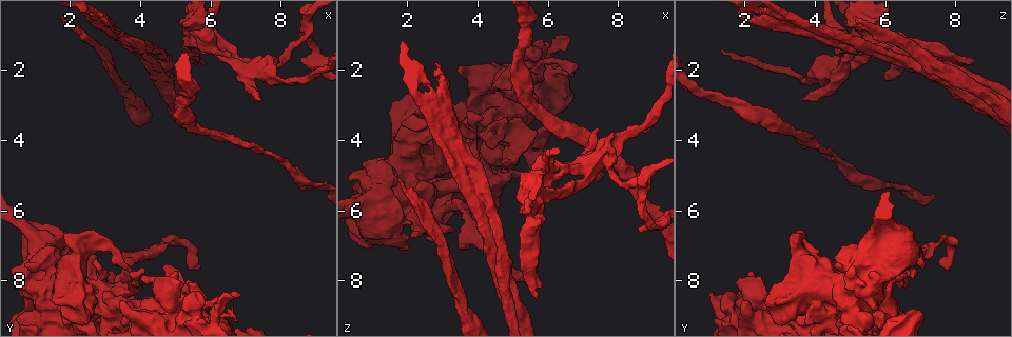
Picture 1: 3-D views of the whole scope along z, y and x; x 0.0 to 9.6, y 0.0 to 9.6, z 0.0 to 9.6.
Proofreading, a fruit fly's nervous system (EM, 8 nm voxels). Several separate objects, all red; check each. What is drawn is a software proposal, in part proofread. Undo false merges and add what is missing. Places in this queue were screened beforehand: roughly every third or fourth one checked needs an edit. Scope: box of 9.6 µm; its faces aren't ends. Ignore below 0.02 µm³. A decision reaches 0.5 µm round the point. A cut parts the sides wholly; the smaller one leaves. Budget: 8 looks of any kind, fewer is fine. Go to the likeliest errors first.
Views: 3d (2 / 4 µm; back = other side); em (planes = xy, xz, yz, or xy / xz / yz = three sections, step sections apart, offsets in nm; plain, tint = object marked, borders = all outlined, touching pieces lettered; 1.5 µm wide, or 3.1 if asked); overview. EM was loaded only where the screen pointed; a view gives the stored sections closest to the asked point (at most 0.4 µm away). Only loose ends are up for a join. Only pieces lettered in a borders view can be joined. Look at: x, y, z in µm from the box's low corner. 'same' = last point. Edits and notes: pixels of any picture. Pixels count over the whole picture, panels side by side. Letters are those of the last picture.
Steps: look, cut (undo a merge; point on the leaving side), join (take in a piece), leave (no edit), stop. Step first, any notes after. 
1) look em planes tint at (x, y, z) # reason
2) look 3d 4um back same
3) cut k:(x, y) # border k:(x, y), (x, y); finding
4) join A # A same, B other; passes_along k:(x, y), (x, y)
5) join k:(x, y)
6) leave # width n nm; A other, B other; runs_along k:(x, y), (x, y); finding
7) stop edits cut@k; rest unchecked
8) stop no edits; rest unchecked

look em planes borders at (5.65, 1.75, 8.50)

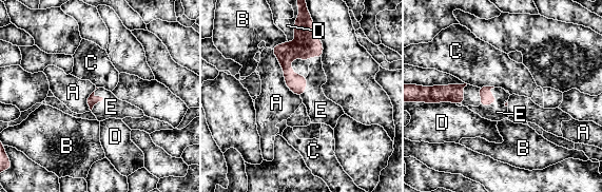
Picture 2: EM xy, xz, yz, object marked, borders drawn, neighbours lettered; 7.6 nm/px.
join E # A other, B other, C other, D other, E same; the neuron continues

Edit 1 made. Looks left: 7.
look overview

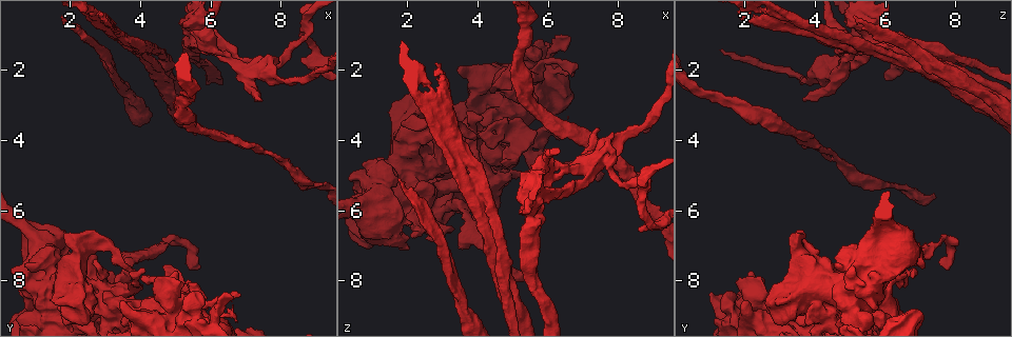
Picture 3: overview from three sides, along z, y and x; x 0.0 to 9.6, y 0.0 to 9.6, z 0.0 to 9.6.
look em xz step 8 tint at (4.35, 7.95, 3.95) # closes a loop

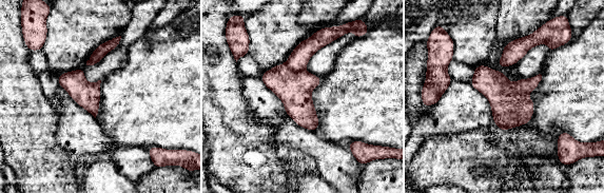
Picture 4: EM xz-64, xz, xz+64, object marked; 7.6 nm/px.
look em yz step 8 borders same

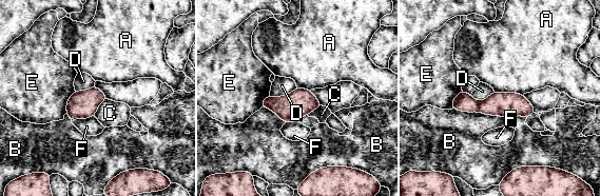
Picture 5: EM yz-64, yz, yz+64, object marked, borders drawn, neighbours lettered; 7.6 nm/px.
leave # width 190 nm; A other, B other, C other, D other, E other, F other; border 5:(495, 91), (517, 92), (523, 95); all the same neuron

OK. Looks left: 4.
look 3d 4um at (7.75, 1.75, 3.95) # stops while still wide

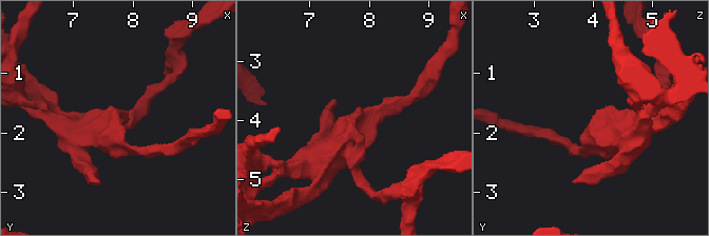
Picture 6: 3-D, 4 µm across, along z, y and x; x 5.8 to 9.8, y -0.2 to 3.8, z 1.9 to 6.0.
look em xz step 4 tint at (7.75, 1.75, 4.00) # now the EM

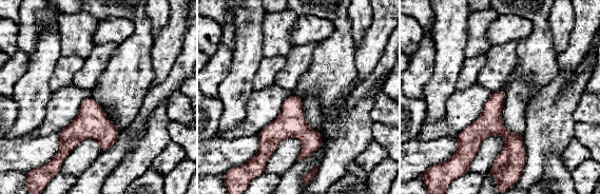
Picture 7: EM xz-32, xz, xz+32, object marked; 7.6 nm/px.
look em yz step 8 borders same

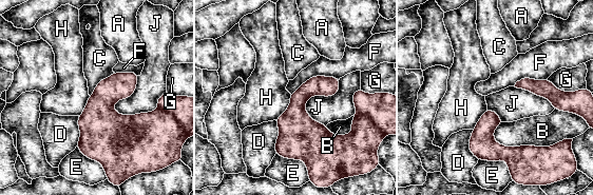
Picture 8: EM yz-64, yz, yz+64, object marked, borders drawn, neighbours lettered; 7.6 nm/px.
leave # longest_contact B 480 nm; A other, B other, C other, D other, E other, F other, G other, H other, J other; none of them fits

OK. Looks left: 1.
stop edits join@2; rest unchecked

